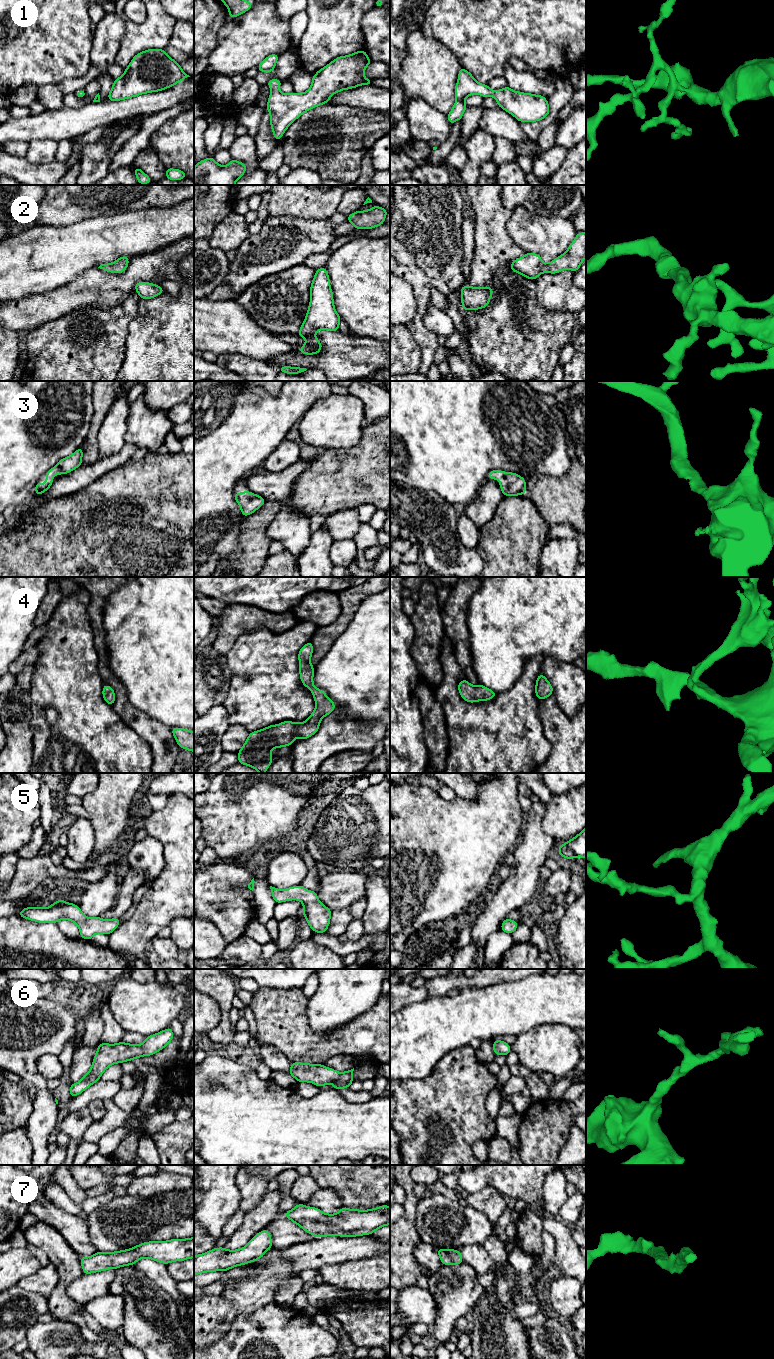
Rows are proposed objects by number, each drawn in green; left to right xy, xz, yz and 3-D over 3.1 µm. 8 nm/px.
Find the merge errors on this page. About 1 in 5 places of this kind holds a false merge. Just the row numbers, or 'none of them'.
none of them

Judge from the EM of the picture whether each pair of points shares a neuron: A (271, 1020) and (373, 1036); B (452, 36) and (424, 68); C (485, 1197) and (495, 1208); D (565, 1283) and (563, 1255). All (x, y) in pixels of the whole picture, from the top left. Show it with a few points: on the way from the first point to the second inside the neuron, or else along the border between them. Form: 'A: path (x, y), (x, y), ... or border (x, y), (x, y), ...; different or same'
A: path (296, 1038), (302, 1044), (334, 1044), (348, 1040); same
B: border (424, 33), (440, 41), (459, 63); different
C: path (488, 1200), (493, 1205); same
D: border (562, 1274), (572, 1276), (575, 1279); different

